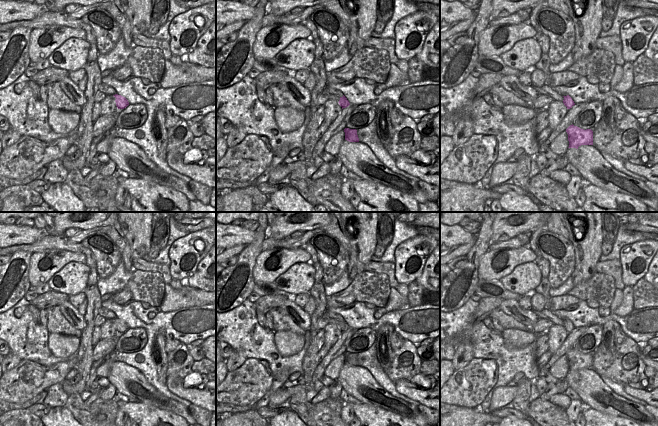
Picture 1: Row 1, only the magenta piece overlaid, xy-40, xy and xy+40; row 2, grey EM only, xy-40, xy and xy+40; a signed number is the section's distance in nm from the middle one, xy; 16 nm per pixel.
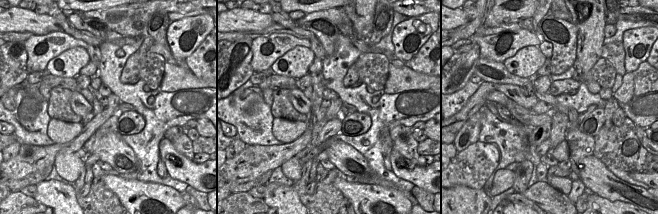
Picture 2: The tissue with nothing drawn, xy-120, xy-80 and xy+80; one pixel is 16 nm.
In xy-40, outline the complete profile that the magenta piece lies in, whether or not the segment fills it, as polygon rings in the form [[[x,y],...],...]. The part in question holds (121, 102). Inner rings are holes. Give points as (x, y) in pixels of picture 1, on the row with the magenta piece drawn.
[[[101,83],[99,85],[99,92],[103,92],[106,95],[113,95],[116,98],[115,102],[118,109],[124,109],[129,105],[125,97],[118,95],[117,92],[107,84]]]

